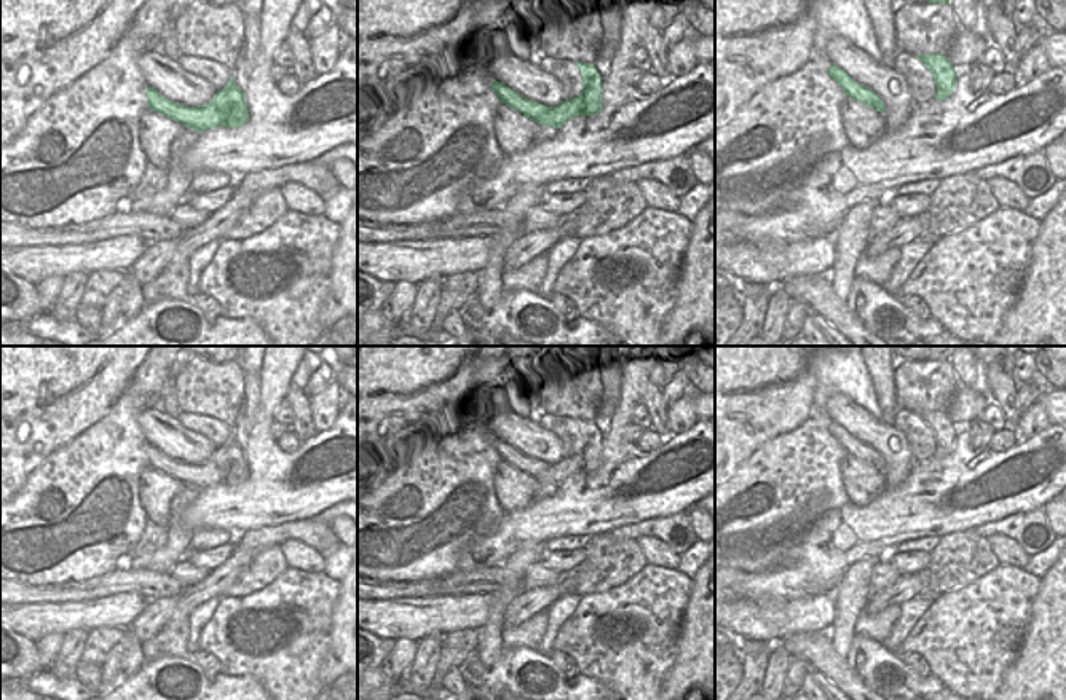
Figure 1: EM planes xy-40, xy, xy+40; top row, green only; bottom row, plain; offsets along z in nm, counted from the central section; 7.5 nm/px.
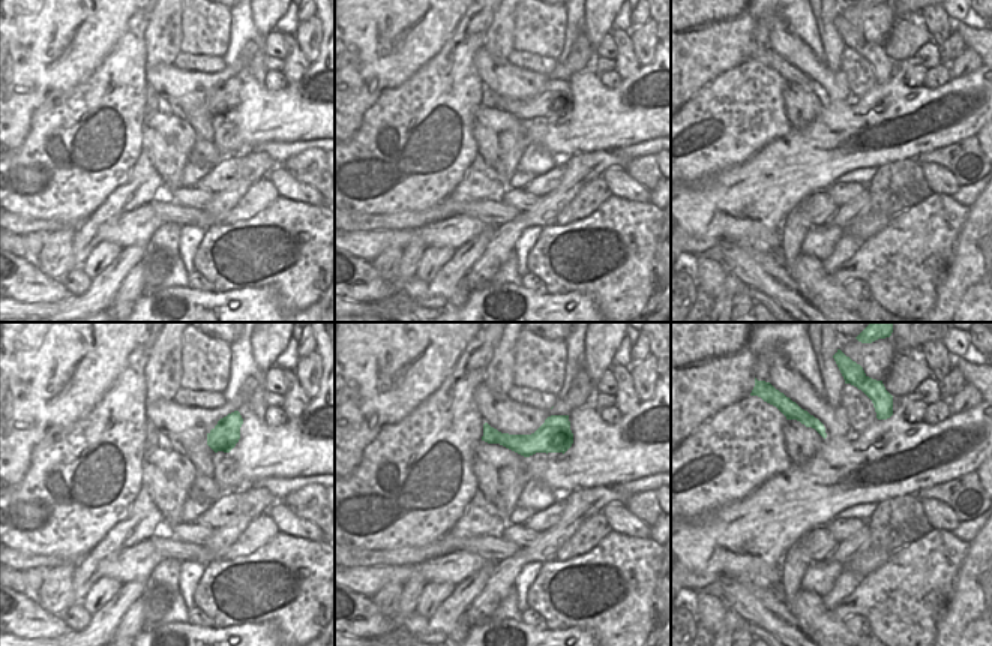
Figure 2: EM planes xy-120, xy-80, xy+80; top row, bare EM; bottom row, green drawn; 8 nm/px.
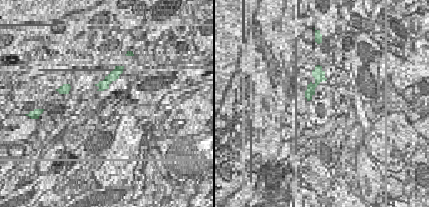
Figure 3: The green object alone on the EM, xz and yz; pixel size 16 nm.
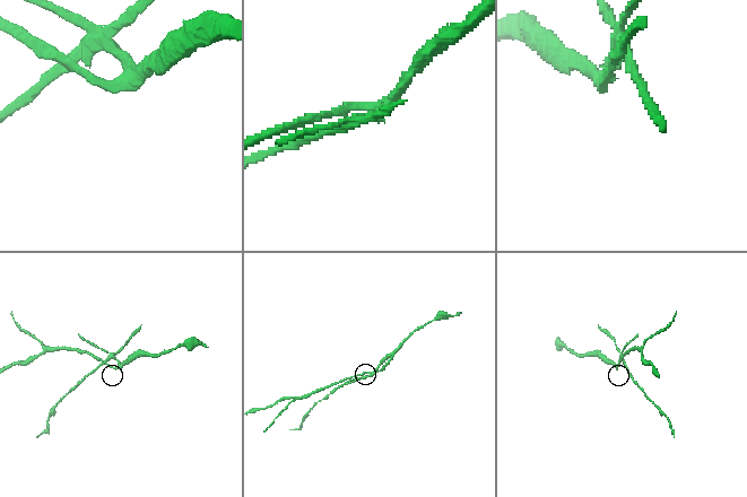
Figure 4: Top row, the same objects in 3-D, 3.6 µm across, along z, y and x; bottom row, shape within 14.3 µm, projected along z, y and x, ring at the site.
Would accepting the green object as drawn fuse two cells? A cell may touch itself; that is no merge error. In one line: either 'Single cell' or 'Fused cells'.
Fused cells

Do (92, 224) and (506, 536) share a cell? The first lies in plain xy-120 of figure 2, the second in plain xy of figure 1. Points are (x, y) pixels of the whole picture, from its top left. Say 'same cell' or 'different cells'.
different cells

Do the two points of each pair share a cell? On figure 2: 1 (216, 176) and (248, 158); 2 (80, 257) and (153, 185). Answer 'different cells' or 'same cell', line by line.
1: same cell
2: same cell

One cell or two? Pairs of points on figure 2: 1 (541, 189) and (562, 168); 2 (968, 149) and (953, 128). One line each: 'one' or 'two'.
1: one
2: two

